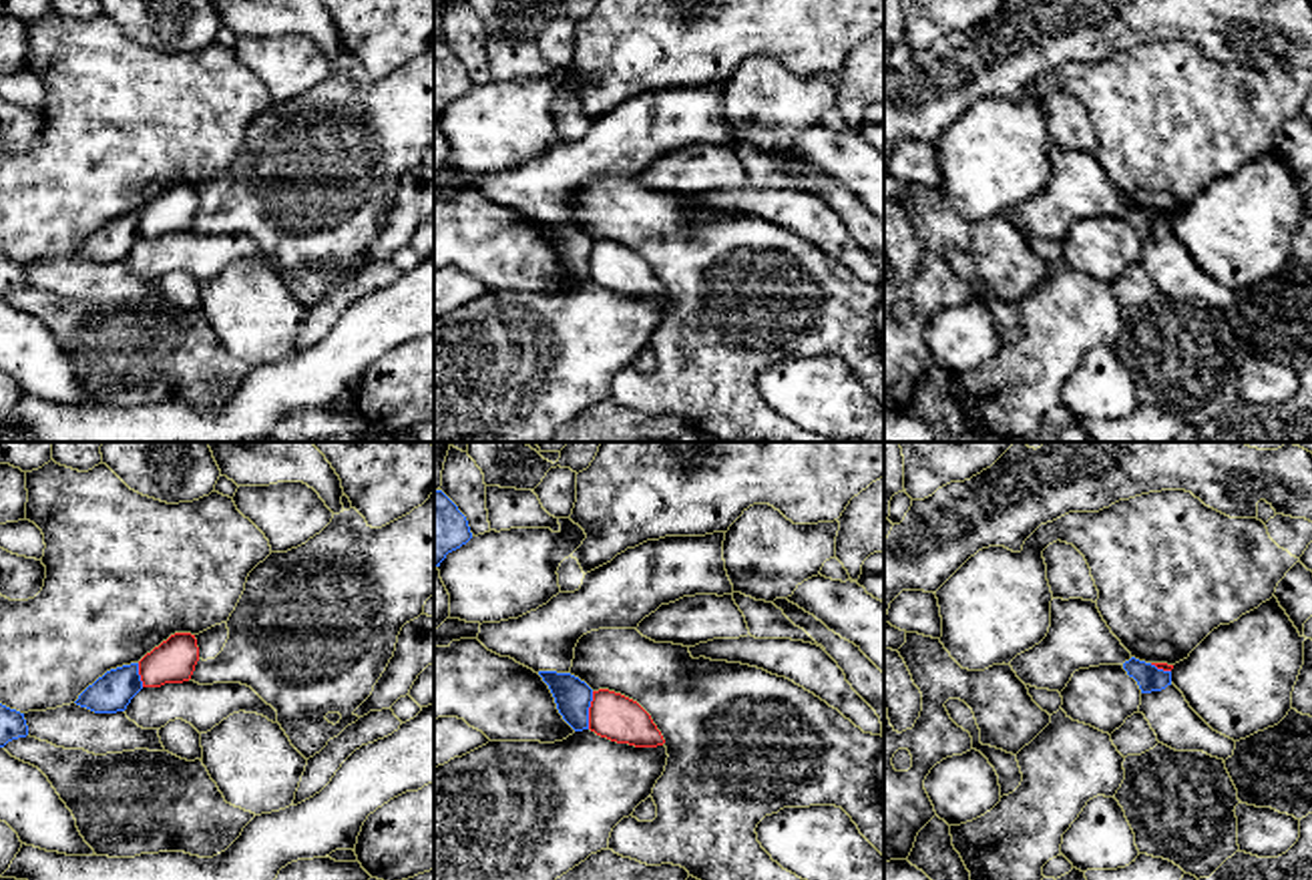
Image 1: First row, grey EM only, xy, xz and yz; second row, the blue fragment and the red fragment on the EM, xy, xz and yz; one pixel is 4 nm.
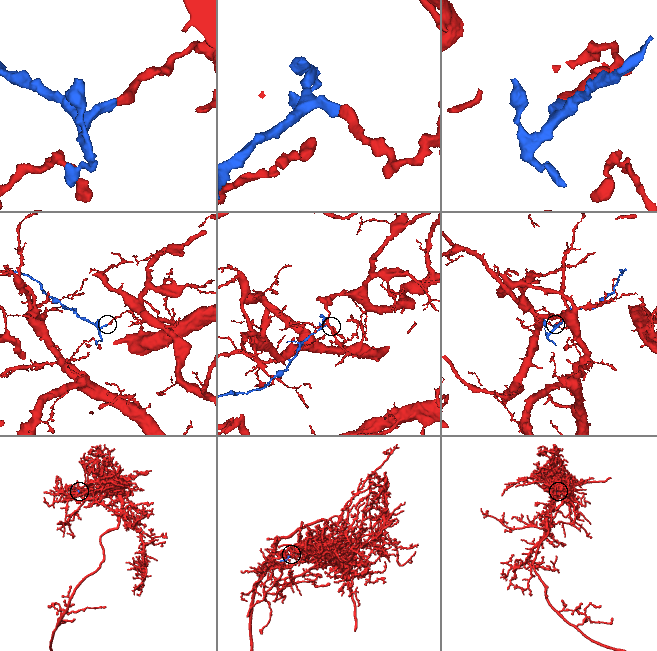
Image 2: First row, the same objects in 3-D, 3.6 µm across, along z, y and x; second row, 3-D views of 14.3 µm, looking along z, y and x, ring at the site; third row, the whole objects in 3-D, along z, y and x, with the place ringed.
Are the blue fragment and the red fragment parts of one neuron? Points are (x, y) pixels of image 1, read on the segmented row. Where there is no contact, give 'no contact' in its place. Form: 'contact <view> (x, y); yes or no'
contact xz (587, 710); no

